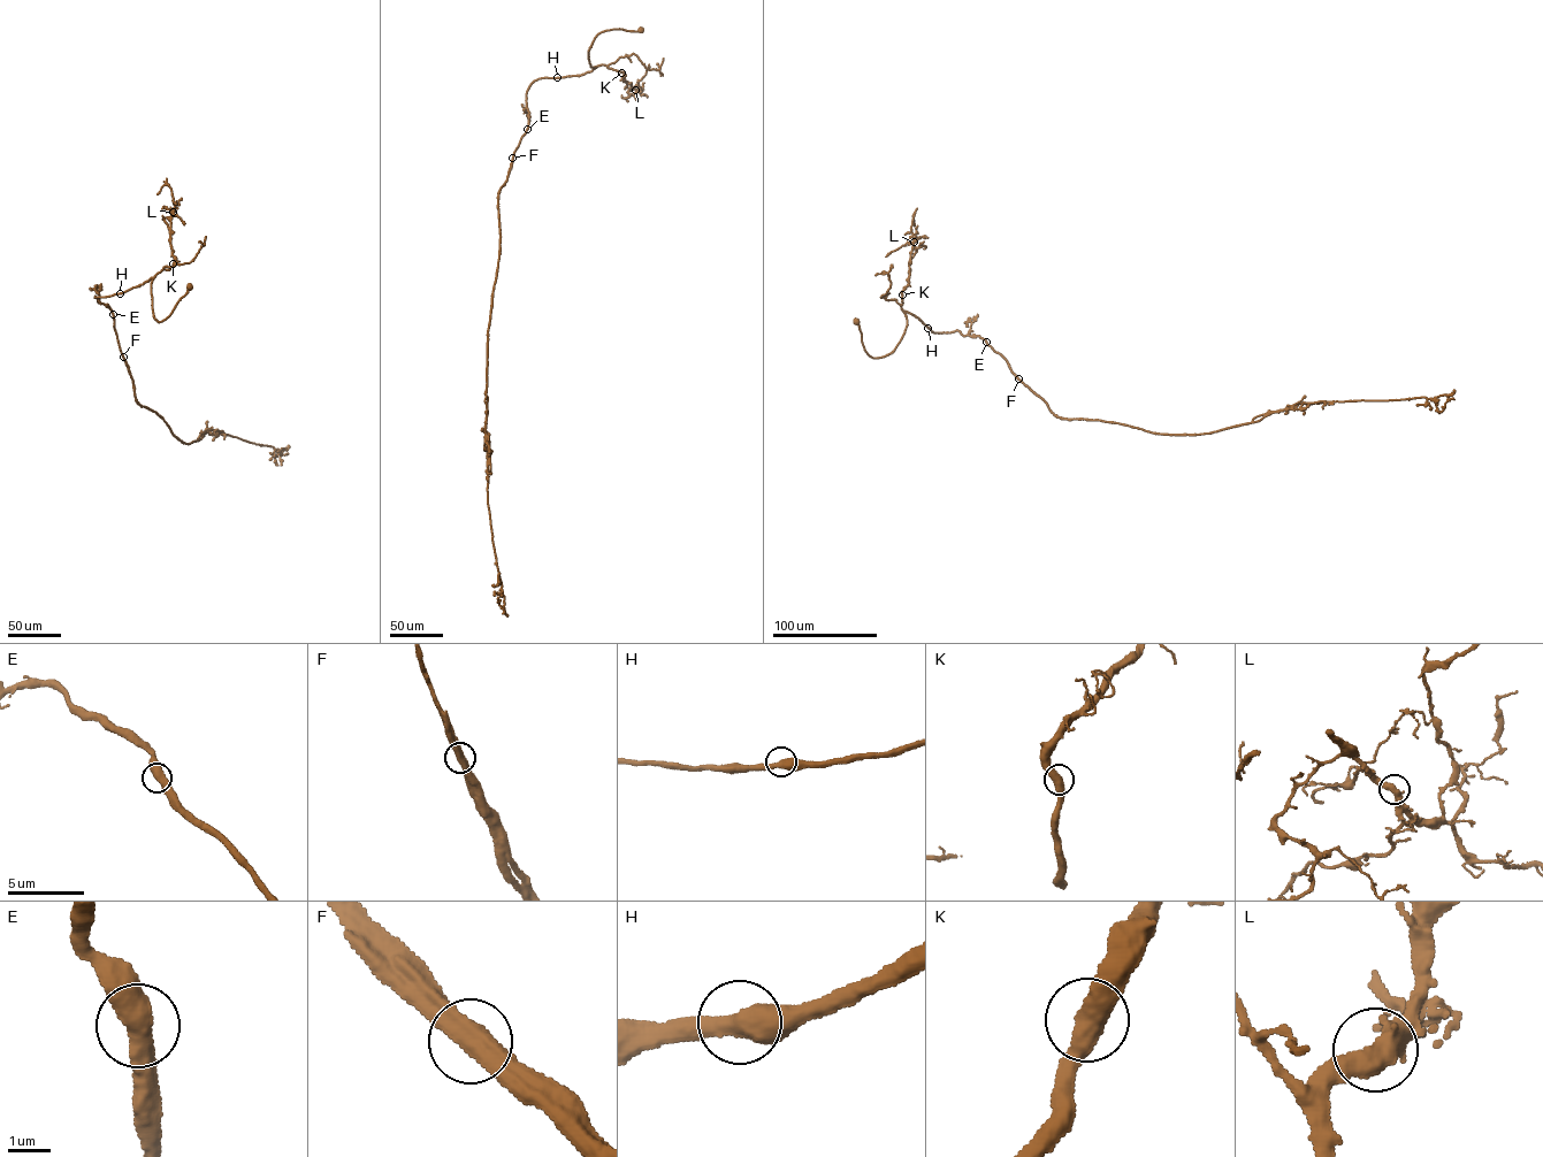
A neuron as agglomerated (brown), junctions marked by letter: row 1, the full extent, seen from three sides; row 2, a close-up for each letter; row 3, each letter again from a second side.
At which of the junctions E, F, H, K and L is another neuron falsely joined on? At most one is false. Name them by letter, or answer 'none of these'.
F

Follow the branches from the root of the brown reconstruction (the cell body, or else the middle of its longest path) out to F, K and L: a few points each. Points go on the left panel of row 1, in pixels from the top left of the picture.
F: (189, 286), (169, 315), (159, 322), (152, 311), (152, 277), (121, 293), (96, 296), (111, 309), (123, 357)
K: (189, 286), (169, 315), (161, 321), (155, 319), (152, 281), (173, 263)
L: (189, 286), (169, 315), (155, 319), (152, 281), (175, 260), (170, 242), (173, 212)

